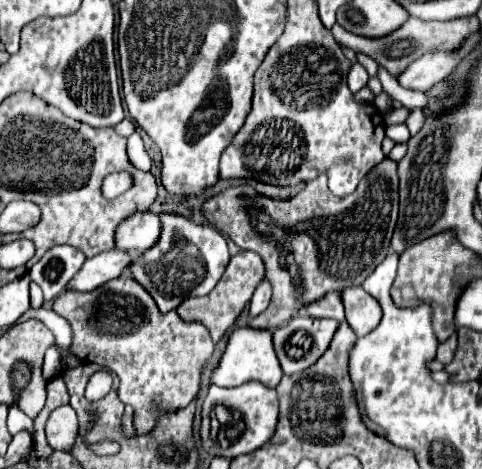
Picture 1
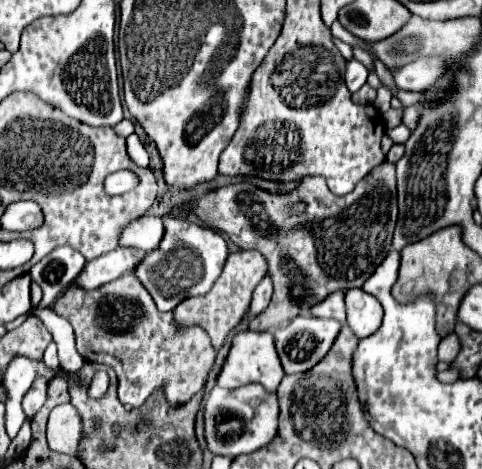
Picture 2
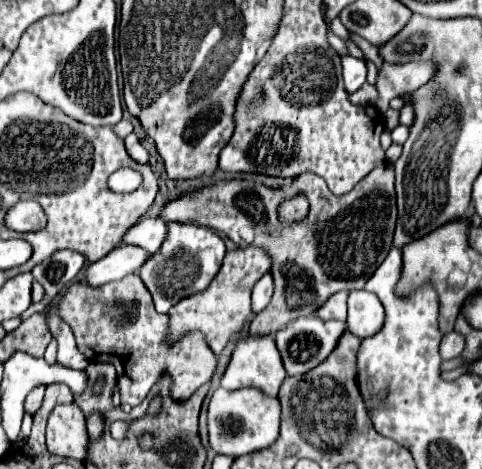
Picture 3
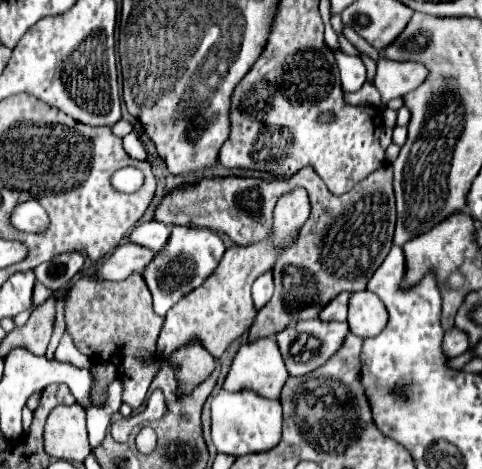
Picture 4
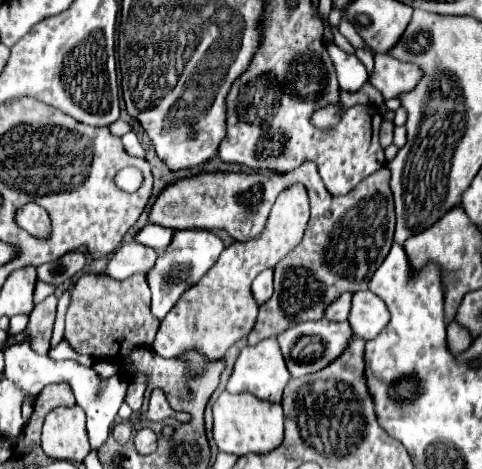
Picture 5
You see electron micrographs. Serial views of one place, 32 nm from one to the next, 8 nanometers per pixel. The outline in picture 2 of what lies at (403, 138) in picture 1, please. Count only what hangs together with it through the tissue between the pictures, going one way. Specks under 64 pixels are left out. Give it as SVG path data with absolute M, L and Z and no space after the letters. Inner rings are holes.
M400 124L400 126L396 126L396 128L386 130L386 134L394 140L394 144L404 144L404 142L408 140L408 136L410 136L410 130L408 130L404 124Z

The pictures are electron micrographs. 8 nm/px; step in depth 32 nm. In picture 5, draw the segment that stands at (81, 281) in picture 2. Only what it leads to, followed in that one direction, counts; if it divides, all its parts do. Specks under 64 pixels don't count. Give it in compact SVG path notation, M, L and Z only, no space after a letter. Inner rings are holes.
M128 240L108 260L104 274L114 280L124 280L124 278L130 278L132 274L138 274L138 272L144 274L152 268L156 258L158 258L156 250L146 248L134 240Z

